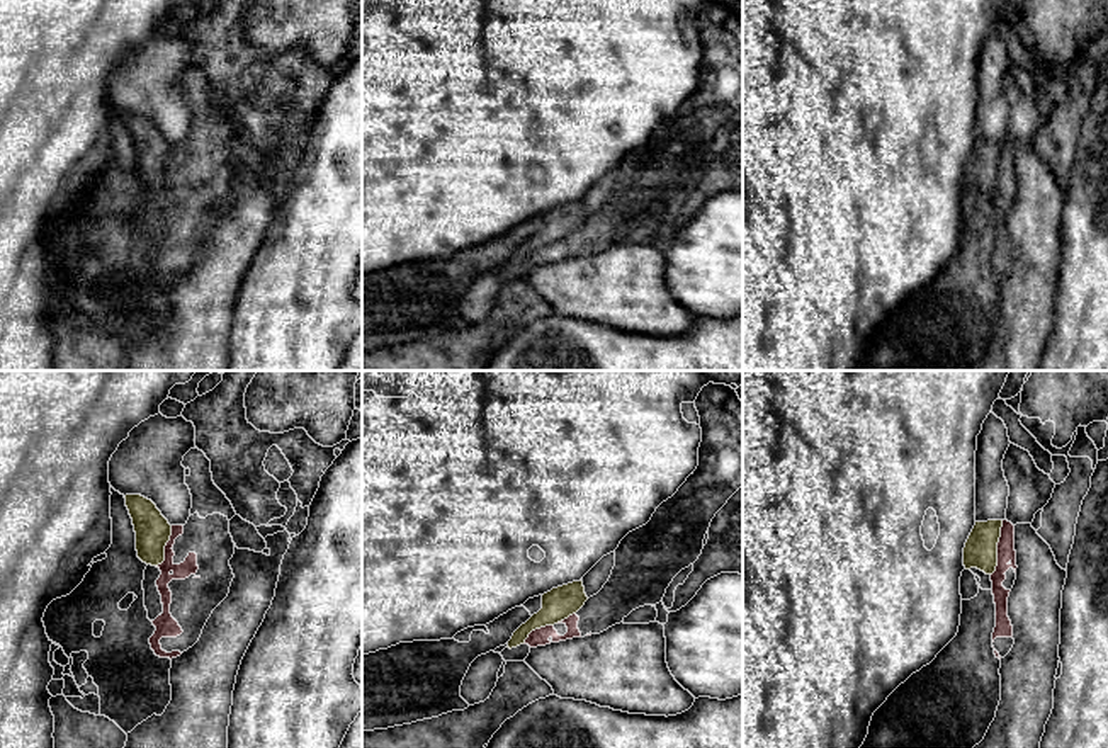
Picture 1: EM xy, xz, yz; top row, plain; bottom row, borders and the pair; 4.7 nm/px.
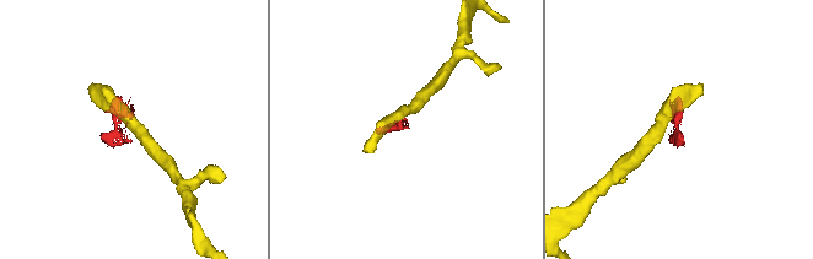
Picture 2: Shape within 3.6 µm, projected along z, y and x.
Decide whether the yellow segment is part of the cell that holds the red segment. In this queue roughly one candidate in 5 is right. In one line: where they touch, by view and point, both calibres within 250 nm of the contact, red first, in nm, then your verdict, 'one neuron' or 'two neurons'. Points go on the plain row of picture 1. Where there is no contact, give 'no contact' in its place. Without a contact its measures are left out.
yz (998, 167) | 90/160 nm | two neurons

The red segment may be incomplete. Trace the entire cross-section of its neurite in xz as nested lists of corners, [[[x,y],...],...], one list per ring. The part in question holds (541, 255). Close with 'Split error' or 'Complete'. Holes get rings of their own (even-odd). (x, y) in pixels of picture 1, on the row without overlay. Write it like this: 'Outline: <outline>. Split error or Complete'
Outline: [[[709,2],[695,27],[702,48],[697,88],[646,144],[620,160],[603,207],[568,238],[532,250],[523,264],[600,253],[632,230],[663,221],[673,197],[698,178],[712,138],[743,105],[743,20],[731,5]]]. Split error

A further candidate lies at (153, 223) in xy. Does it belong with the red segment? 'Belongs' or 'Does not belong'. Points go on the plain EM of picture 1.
Belongs

